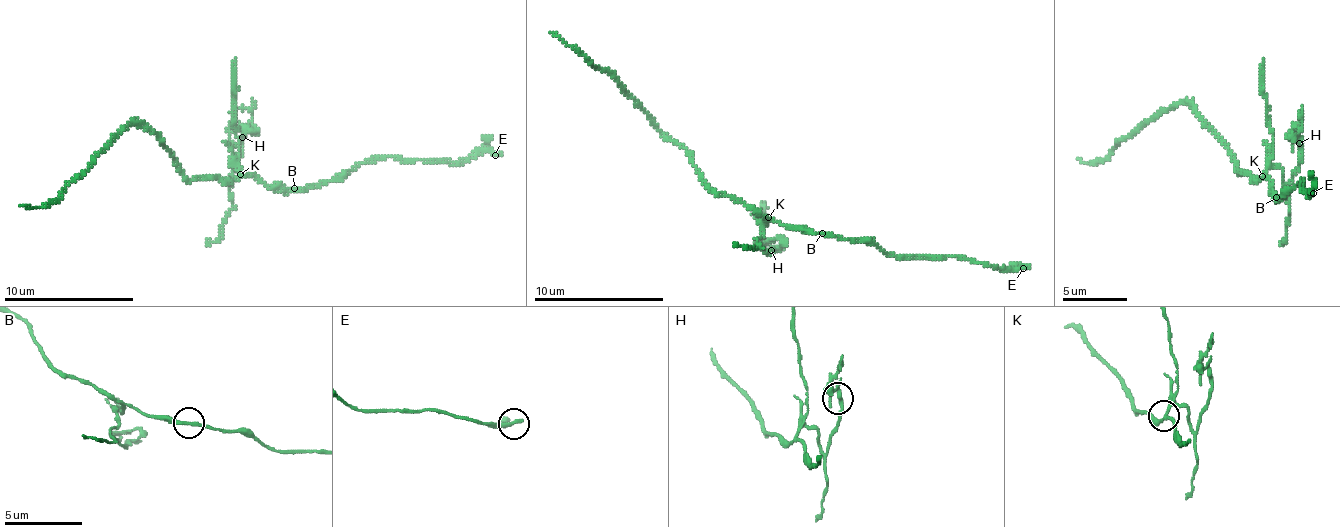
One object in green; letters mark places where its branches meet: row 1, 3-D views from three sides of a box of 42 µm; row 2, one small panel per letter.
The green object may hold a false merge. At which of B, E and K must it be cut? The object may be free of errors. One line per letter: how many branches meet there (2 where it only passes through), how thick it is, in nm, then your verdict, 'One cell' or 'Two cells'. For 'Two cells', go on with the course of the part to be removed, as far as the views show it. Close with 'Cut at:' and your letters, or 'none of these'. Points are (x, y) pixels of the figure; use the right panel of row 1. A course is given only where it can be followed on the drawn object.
B: Branches: 2. Thickness 280 nm. One cell
E: Branches: 2. Thickness 260 nm. One cell
K: Branches: 3. Thickness 200 nm. Two cells. Course of the part to remove: (1263, 175), (1279, 168), (1286, 183), (1299, 165), (1296, 127), (1292, 151)
Cut at: K

